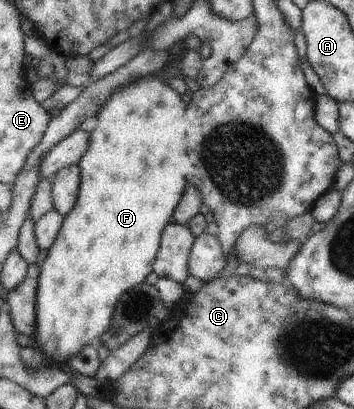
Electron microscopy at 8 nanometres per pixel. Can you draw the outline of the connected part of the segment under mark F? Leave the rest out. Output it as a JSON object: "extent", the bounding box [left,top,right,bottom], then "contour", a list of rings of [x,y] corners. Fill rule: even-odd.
{"extent":[19,79,190,372],"contour":[[[150,79],[150,81],[140,81],[128,89],[116,91],[106,107],[100,111],[98,115],[98,125],[92,131],[90,137],[90,147],[82,156],[78,165],[81,171],[81,184],[79,187],[78,197],[74,207],[70,213],[64,218],[60,226],[58,235],[47,251],[46,259],[41,263],[41,272],[39,275],[38,289],[36,292],[36,331],[33,337],[35,345],[24,346],[20,348],[19,356],[22,363],[27,364],[32,372],[40,372],[43,368],[51,370],[62,370],[64,365],[70,365],[71,360],[77,356],[88,344],[97,344],[102,333],[106,333],[110,321],[112,321],[112,313],[114,307],[118,303],[118,299],[132,287],[136,287],[138,283],[142,283],[150,273],[152,273],[152,265],[154,265],[154,257],[158,253],[160,247],[160,239],[166,223],[172,219],[172,211],[174,207],[180,203],[180,197],[184,193],[186,187],[186,177],[184,173],[190,169],[190,143],[186,143],[186,119],[184,119],[184,111],[186,105],[182,103],[182,97],[178,95],[178,91],[164,87],[158,79]]]}

